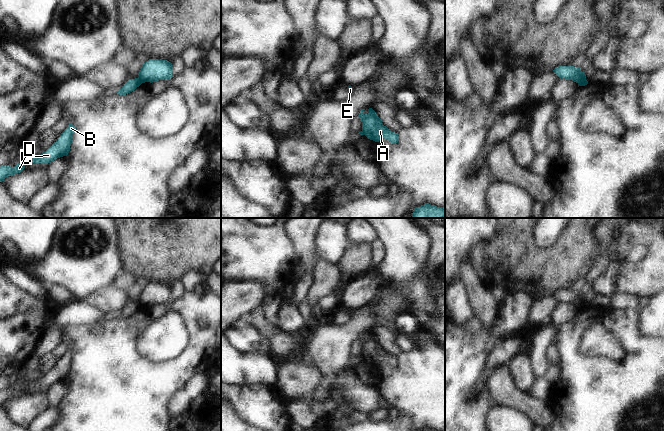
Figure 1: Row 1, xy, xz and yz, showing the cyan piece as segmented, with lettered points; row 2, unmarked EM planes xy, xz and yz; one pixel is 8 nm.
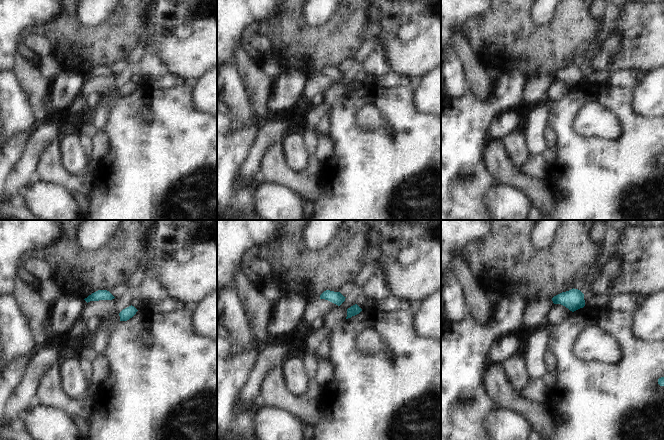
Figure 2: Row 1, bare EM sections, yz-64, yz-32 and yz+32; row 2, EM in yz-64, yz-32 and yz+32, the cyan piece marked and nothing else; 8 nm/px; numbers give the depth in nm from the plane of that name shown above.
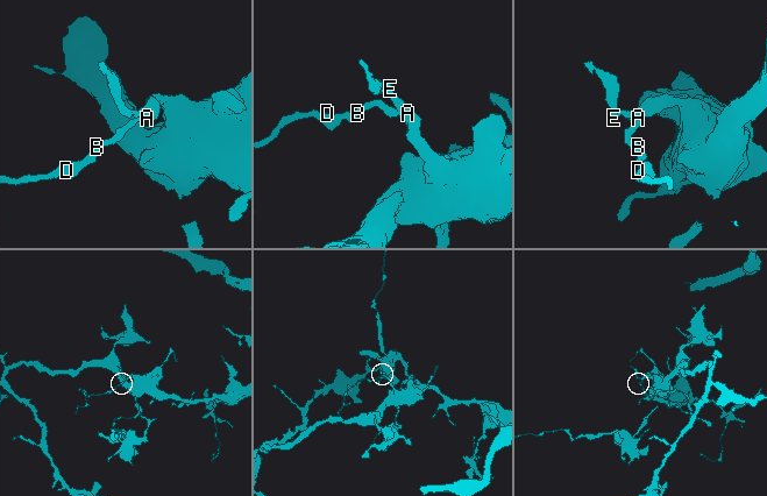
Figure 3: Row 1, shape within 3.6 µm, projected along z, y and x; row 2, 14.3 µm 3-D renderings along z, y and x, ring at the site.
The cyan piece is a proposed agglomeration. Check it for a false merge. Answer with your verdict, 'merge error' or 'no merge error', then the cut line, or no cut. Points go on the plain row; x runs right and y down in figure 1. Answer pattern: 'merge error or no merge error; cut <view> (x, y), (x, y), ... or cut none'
merge error; cut xy (138, 301), (142, 306)

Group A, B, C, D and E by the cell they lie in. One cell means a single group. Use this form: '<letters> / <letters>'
A E / B C D

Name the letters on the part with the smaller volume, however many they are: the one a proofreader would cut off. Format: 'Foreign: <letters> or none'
Foreign: B, C, D

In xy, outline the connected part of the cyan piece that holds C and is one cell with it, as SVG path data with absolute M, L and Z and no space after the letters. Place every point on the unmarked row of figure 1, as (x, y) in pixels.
M69 348L50 372L48 372L46 375L43 375L42 378L37 381L30 381L26 388L19 387L16 388L15 391L12 391L11 388L0 390L0 406L3 406L4 403L8 400L13 400L22 396L22 394L29 386L51 387L57 382L67 380L70 375L75 353L76 352L73 348Z

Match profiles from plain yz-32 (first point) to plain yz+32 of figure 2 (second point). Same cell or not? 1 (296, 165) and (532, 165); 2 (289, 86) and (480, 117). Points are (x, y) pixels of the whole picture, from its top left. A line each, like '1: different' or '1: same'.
1: different
2: same

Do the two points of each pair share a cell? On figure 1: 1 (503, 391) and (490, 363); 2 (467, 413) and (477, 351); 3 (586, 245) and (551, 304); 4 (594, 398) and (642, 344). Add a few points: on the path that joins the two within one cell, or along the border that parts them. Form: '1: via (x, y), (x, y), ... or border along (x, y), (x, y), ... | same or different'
1: border along (507, 364), (493, 372), (487, 390) | different
2: via (461, 398), (462, 366) | same
3: border along (547, 295), (552, 296) | different
4: via (608, 387), (637, 358) | same

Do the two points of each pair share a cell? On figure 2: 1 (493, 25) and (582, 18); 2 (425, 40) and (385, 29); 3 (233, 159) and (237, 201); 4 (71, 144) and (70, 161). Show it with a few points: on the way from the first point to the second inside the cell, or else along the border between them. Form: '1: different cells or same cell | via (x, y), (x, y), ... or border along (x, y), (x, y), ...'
1: same cell | via (515, 33), (560, 33)
2: same cell | via (415, 44), (400, 44), (395, 39)
3: same cell | via (227, 170), (227, 191)
4: same cell | via (71, 148), (71, 157)

